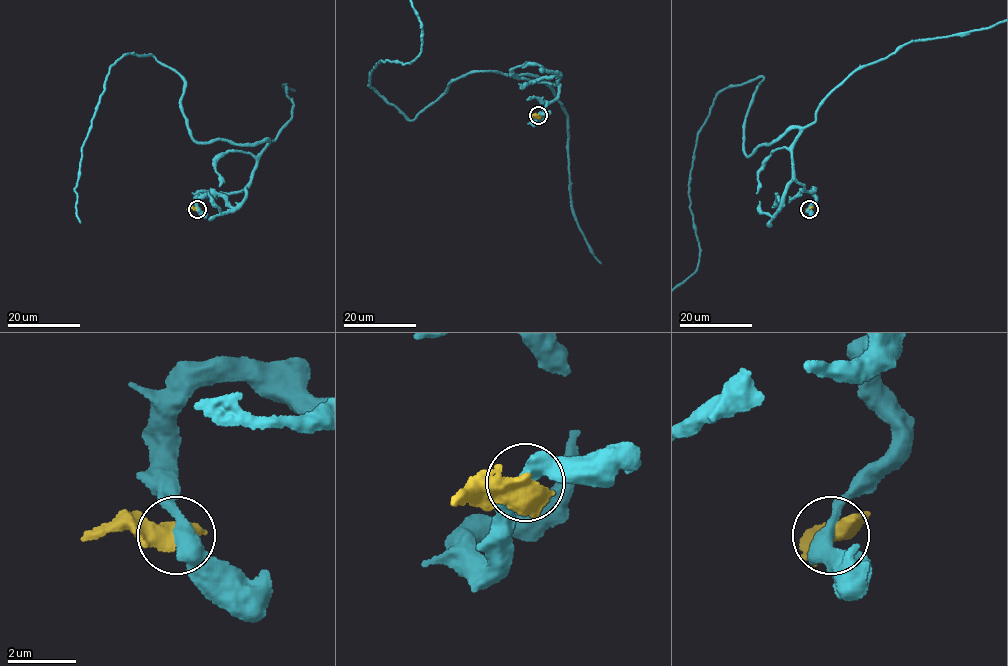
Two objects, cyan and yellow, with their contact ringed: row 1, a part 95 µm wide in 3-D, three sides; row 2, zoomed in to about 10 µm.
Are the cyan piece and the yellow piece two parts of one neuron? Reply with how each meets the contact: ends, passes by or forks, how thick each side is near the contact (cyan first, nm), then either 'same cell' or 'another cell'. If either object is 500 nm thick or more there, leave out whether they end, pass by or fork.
420 nm thick on the cyan side, 750 nm on the other; another cell

